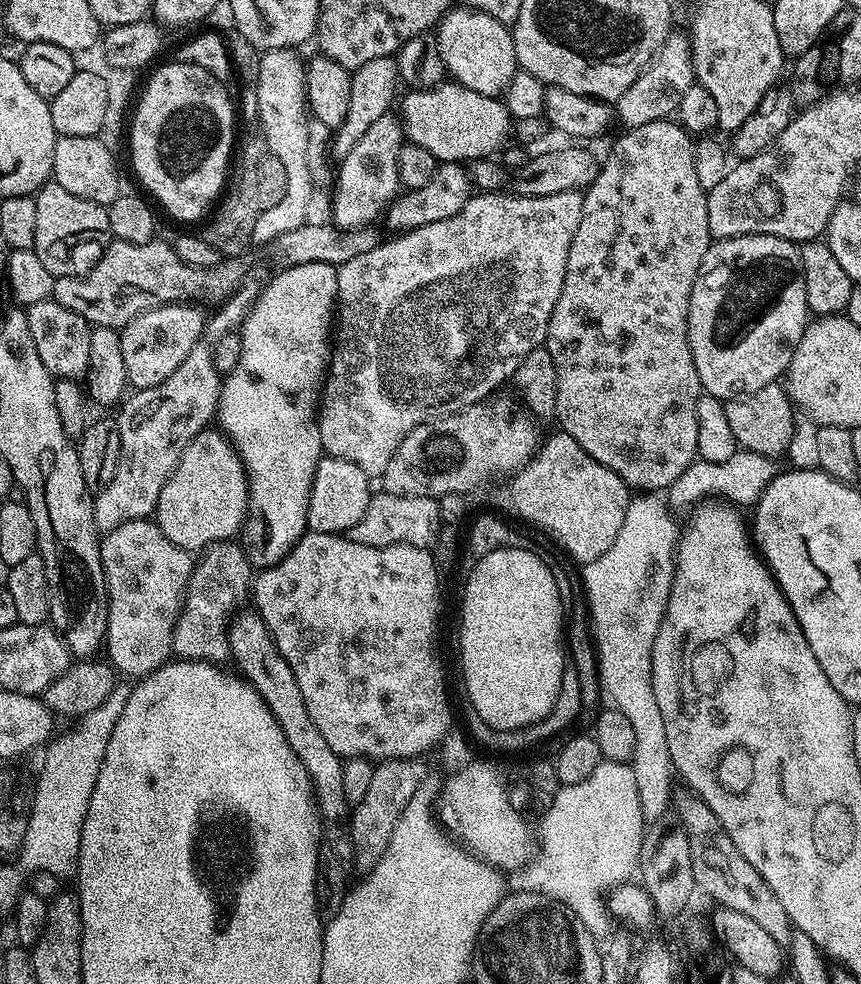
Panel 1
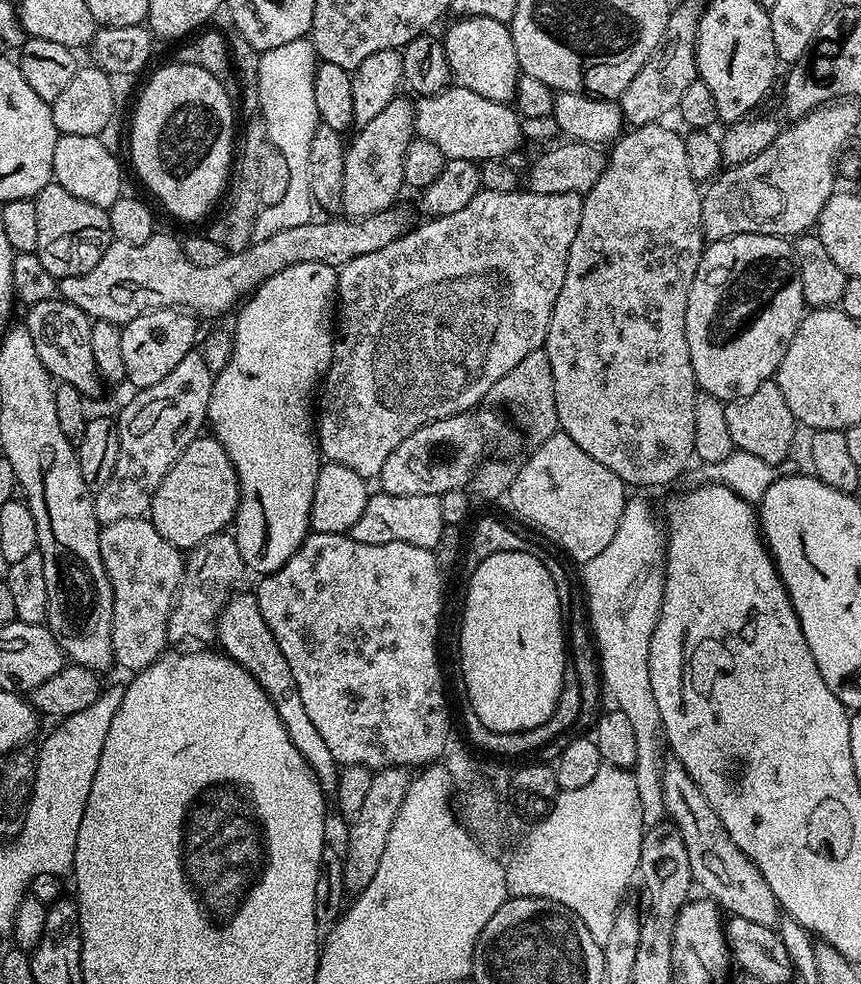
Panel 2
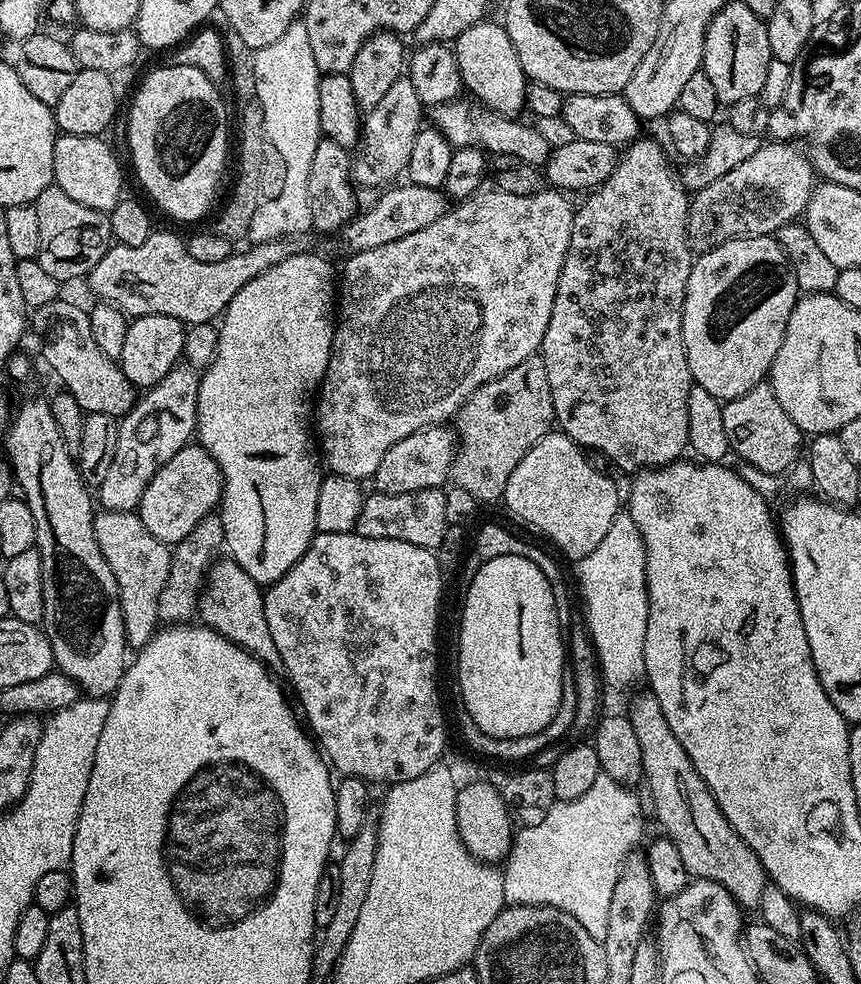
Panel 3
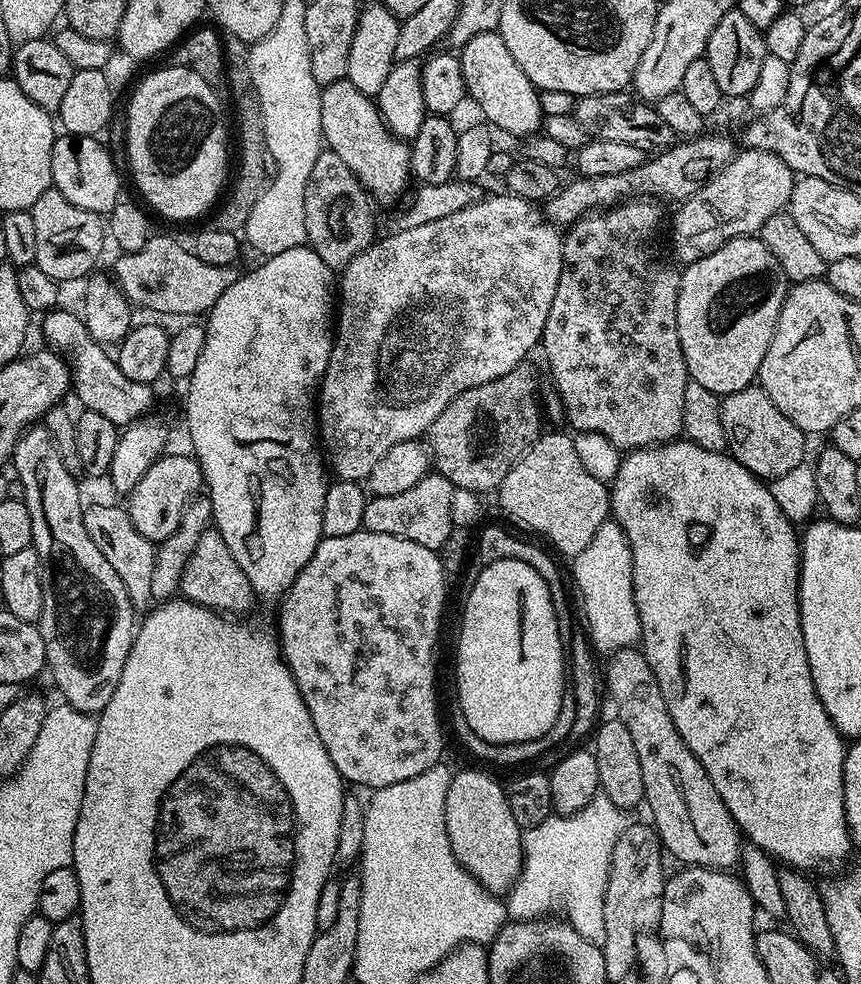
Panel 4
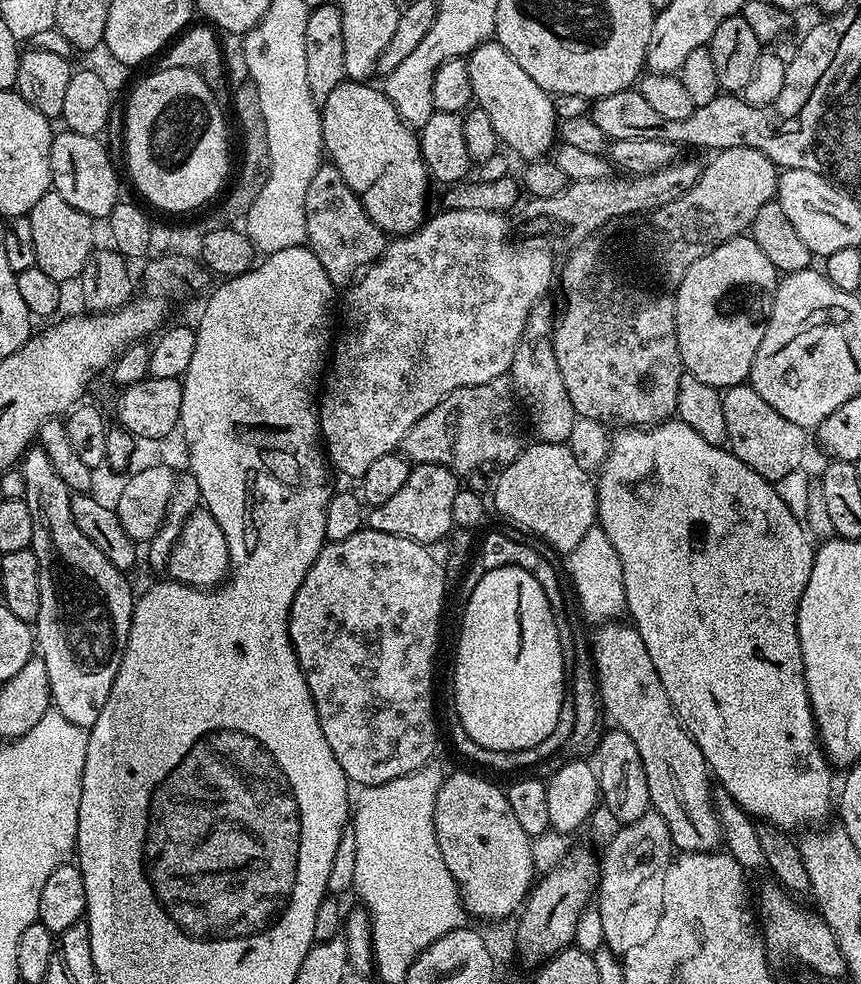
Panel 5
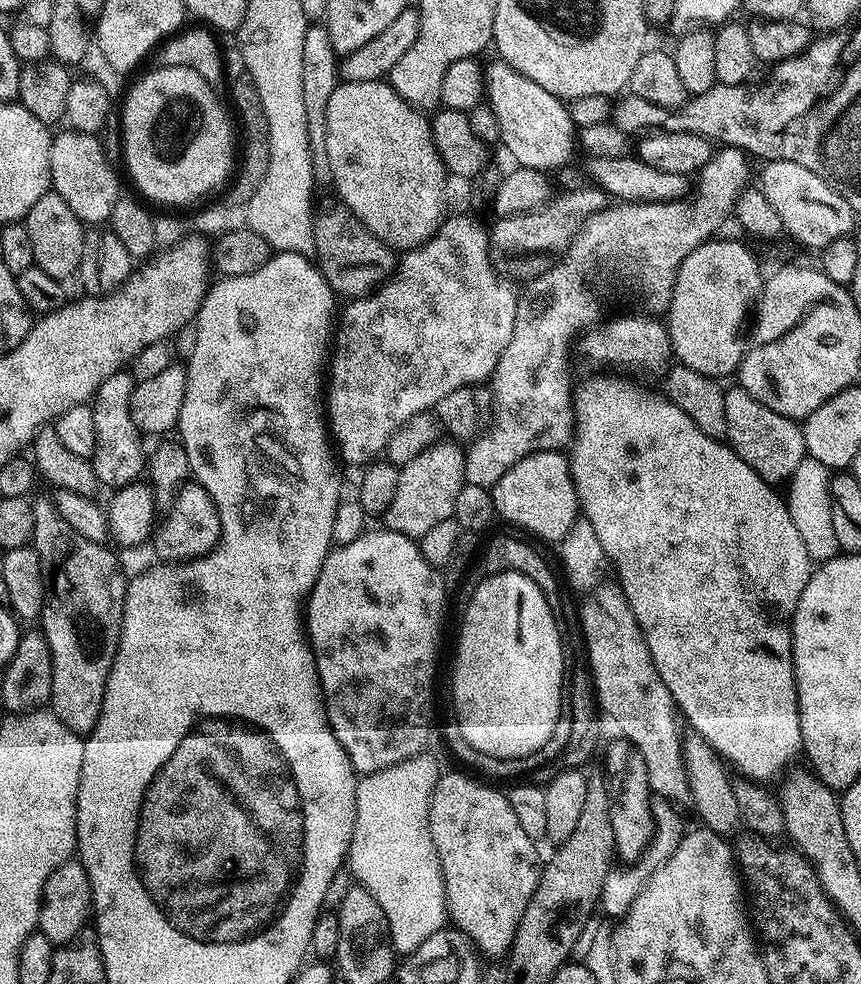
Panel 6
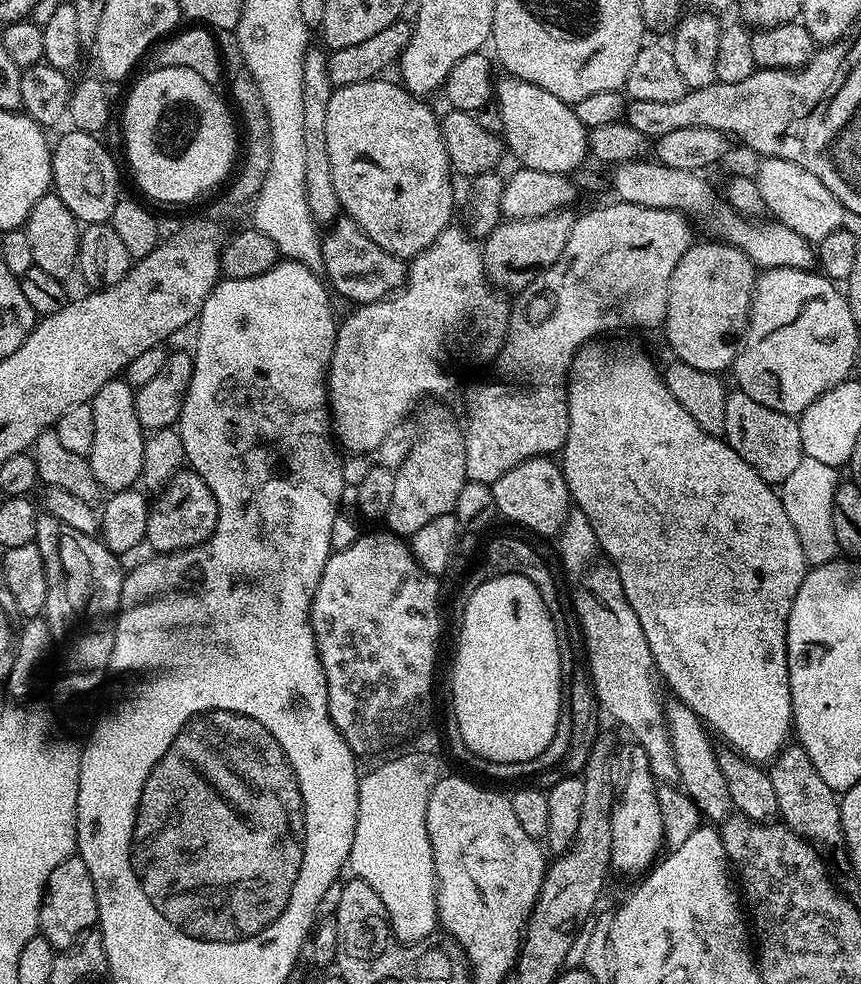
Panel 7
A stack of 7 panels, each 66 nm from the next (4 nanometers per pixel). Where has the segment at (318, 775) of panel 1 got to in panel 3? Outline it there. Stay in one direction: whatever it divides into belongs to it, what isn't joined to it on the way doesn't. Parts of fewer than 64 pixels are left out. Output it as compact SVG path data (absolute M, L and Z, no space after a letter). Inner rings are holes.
M220 558L213 563L198 597L198 616L207 627L267 664L269 669L281 667L278 646L274 646L274 638L270 638L270 626L266 626L264 592L261 585L250 578L242 566L238 566L236 560Z

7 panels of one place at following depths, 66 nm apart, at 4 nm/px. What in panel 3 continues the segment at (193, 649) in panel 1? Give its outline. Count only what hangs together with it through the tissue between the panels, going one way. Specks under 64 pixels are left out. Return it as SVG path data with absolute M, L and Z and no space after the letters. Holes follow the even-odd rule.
M216 514L202 518L202 522L198 522L198 526L190 534L186 534L186 538L182 538L182 542L175 544L172 548L170 578L166 578L166 586L158 598L158 614L165 625L171 626L193 619L204 581L217 559L216 551L224 547L224 527Z

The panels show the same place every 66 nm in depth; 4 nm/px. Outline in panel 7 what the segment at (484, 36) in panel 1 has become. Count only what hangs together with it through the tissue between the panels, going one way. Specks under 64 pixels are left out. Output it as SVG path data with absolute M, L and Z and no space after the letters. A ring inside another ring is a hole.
M503 79L495 81L494 104L500 108L503 143L516 155L515 163L534 170L575 173L590 156L589 129L578 118L575 107L525 80Z

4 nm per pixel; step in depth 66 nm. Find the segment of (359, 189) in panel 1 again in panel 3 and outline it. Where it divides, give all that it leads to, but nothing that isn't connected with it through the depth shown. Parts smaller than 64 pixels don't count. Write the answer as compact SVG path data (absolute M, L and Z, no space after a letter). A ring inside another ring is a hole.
M401 78L394 82L394 86L390 86L390 90L378 102L378 106L374 106L363 117L362 135L352 156L352 178L361 189L380 190L399 181L405 175L410 162L410 149L414 146L414 138L418 138L420 133L420 119L423 116L425 119L426 109L418 102L414 86L410 86L407 78Z

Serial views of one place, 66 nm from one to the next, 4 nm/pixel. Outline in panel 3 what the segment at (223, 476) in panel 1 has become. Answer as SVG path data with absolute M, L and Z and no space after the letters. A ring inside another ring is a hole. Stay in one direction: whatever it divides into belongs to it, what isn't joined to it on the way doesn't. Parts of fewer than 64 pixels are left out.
M189 442L150 478L150 486L146 486L146 494L140 499L138 515L144 529L154 534L154 538L175 546L202 522L202 518L219 509L223 494L224 479L218 462L199 442Z

